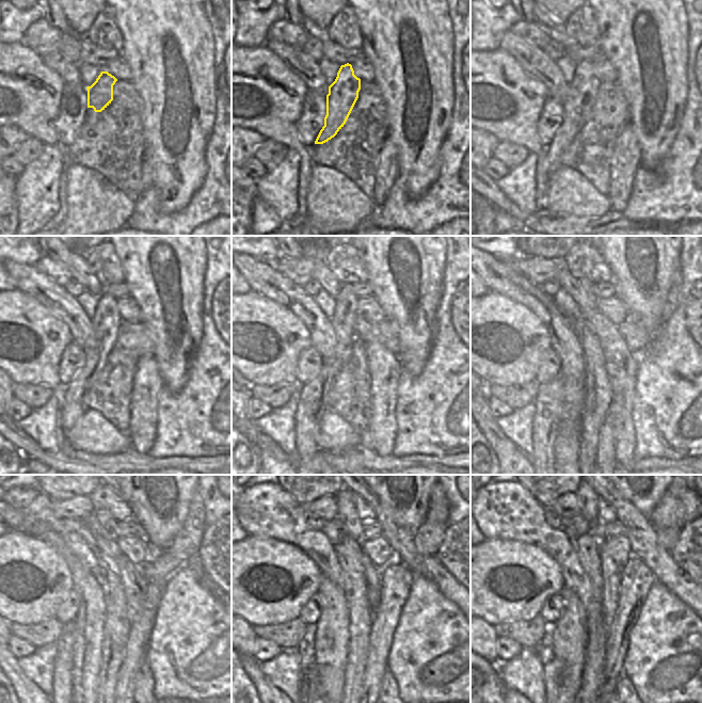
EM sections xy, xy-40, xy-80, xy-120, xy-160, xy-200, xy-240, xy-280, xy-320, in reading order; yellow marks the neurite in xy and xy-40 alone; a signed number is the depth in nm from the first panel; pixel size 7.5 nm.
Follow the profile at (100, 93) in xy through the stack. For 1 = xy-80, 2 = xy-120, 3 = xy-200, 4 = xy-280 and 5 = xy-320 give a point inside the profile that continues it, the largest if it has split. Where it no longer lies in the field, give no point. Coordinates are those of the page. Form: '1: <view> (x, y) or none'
1: xy-80 (584, 86)
2: xy-120 (106, 321)
3: xy-200 (548, 402)
4: xy-280 (352, 524)
5: xy-320 (588, 498)

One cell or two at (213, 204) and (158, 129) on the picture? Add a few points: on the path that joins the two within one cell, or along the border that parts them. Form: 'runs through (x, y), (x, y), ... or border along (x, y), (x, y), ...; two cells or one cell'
border along (207, 162), (205, 178), (186, 207); two cells

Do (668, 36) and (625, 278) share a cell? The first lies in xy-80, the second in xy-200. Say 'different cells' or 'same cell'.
same cell

